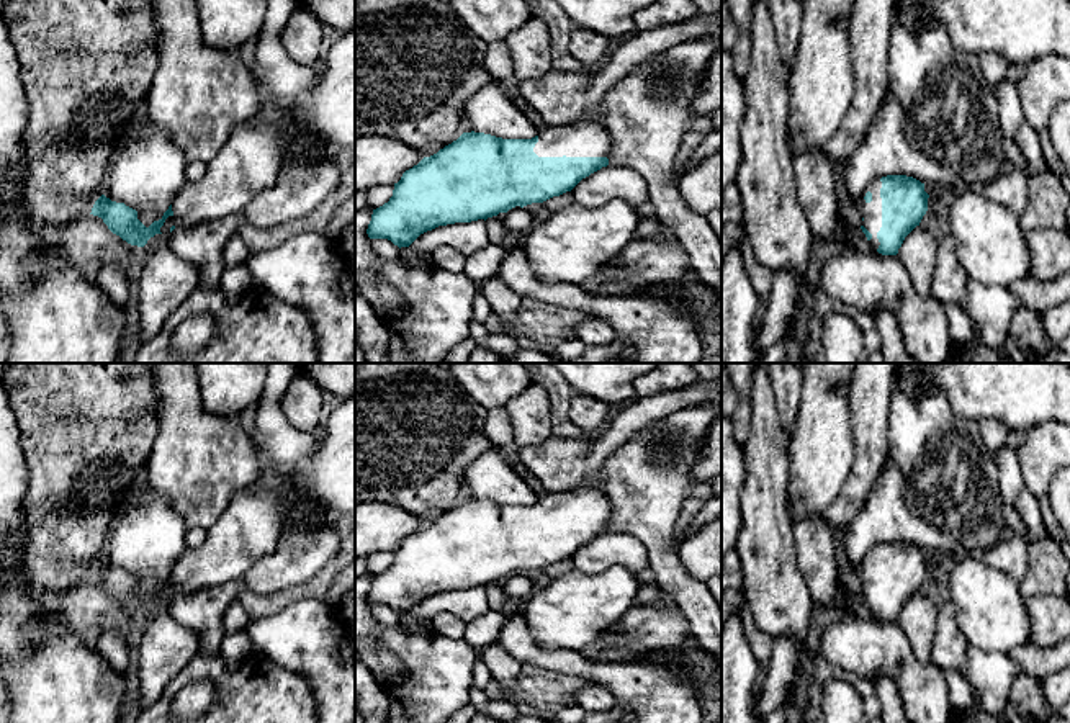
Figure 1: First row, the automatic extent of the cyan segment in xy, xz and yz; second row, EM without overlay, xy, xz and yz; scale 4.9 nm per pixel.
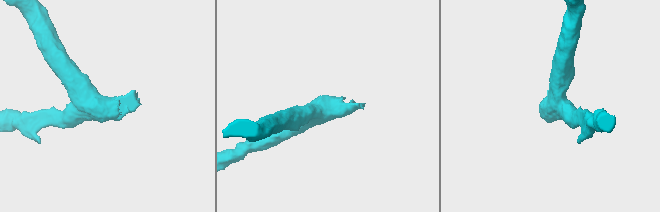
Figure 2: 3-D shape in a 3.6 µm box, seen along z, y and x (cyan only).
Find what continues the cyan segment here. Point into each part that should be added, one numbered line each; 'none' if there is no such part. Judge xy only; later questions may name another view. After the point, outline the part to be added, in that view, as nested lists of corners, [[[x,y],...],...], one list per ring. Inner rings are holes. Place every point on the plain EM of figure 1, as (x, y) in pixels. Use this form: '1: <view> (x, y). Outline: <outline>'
1: xy (249, 529). Outline: [[[355,393],[327,415],[316,453],[288,469],[288,487],[267,492],[239,491],[209,527],[201,546],[185,548],[172,566],[173,592],[241,581],[262,556],[272,553],[285,520],[285,497],[306,496],[324,522],[355,519]]]

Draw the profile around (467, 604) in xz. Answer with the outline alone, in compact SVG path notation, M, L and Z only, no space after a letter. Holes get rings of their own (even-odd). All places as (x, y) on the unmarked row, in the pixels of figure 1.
M484 586L471 589L455 589L438 592L420 600L411 613L420 618L432 620L442 612L452 613L466 625L489 610L488 594Z

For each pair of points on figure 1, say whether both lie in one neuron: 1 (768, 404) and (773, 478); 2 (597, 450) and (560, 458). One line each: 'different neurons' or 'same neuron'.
1: same neuron
2: same neuron

